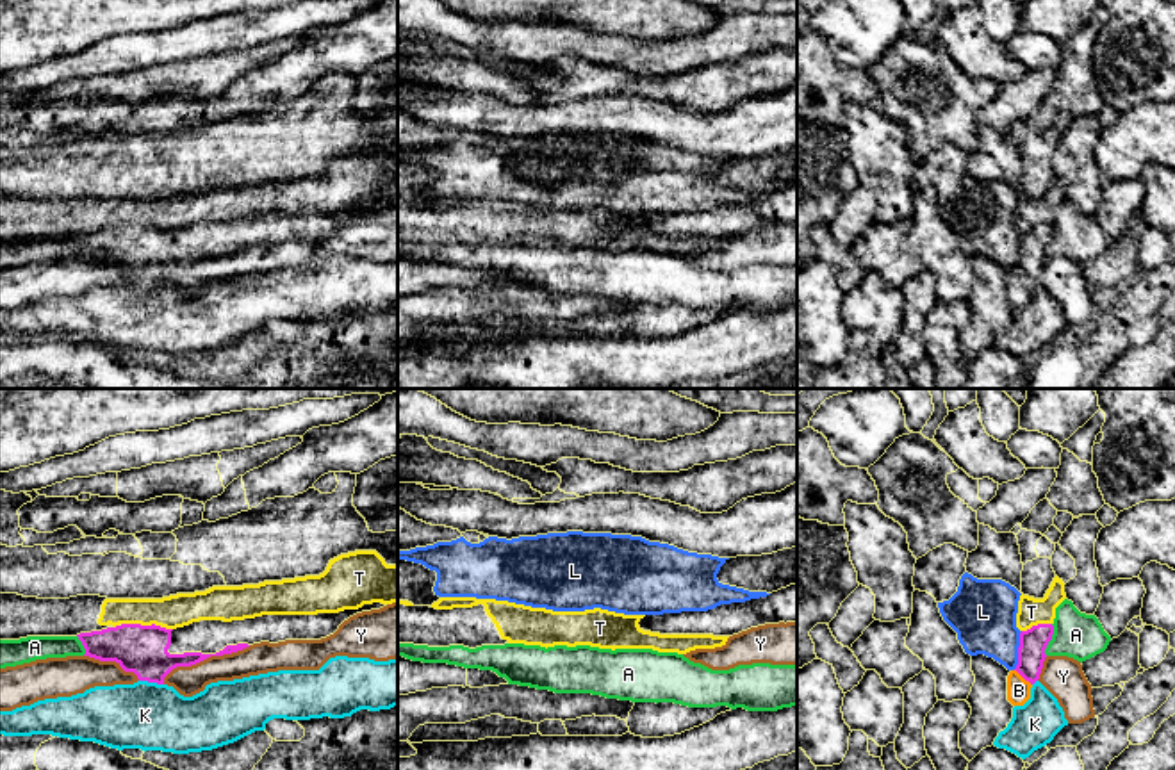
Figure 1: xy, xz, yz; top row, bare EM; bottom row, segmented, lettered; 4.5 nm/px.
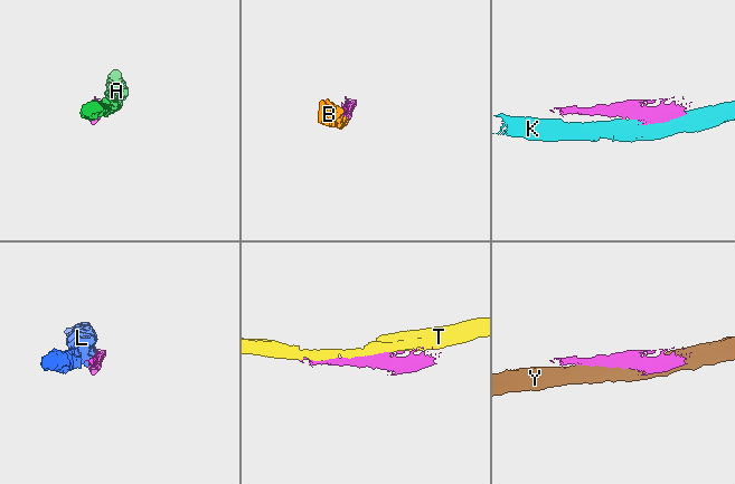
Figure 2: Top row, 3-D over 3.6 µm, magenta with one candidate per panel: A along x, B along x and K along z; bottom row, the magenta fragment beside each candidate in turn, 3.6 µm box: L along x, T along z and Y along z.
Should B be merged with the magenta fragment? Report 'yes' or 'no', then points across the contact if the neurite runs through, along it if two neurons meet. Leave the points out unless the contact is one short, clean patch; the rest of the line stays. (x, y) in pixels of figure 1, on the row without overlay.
yes

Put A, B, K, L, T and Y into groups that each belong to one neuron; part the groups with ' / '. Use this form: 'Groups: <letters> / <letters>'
Groups: A / B / K / L / T / Y

